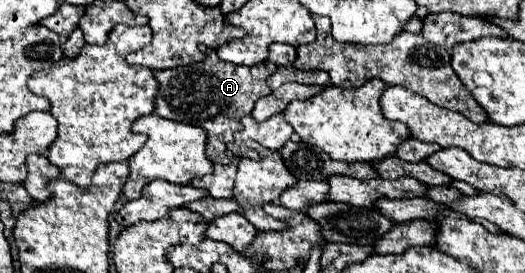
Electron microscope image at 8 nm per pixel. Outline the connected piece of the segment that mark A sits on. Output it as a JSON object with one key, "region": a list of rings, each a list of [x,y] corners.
{"region":[[[205,50],[207,60],[183,68],[171,68],[171,70],[157,70],[155,76],[159,80],[159,92],[157,92],[157,114],[175,120],[185,122],[193,126],[201,126],[207,130],[207,158],[219,164],[227,164],[227,142],[233,142],[235,126],[239,126],[239,120],[247,114],[251,114],[255,102],[273,90],[267,86],[267,78],[275,74],[277,66],[273,62],[263,62],[257,66],[241,66],[223,62],[215,50]]]}

